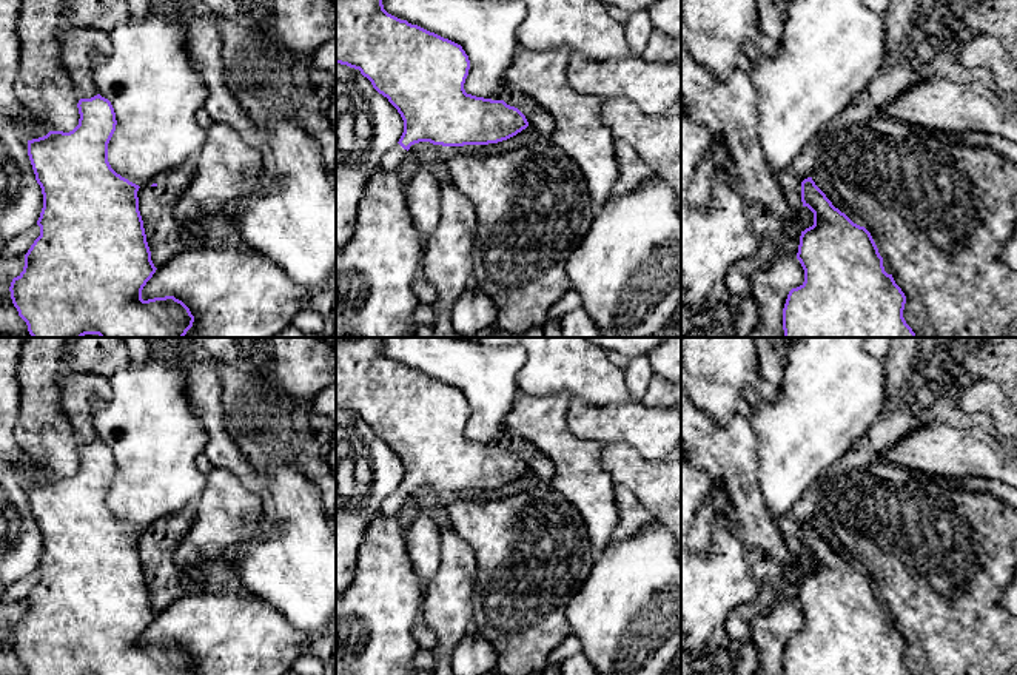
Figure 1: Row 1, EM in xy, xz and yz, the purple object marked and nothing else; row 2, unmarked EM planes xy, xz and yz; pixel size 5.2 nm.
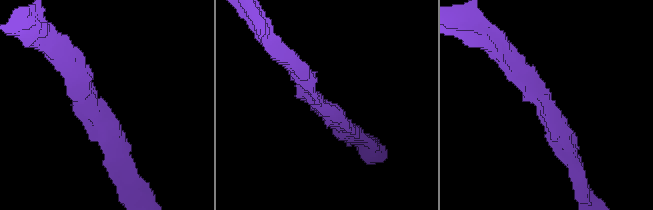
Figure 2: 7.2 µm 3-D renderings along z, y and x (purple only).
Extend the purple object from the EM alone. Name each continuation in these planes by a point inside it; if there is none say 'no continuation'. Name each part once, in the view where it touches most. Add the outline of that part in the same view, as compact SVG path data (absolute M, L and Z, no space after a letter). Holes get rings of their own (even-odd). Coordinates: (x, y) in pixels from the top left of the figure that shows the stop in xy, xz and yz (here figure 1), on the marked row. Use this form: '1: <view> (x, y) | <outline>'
1: xz (392, 159) | M399 143L394 145L391 149L388 149L382 159L381 159L381 166L385 171L394 171L396 168L401 166L401 163L407 159L408 151L404 149Z

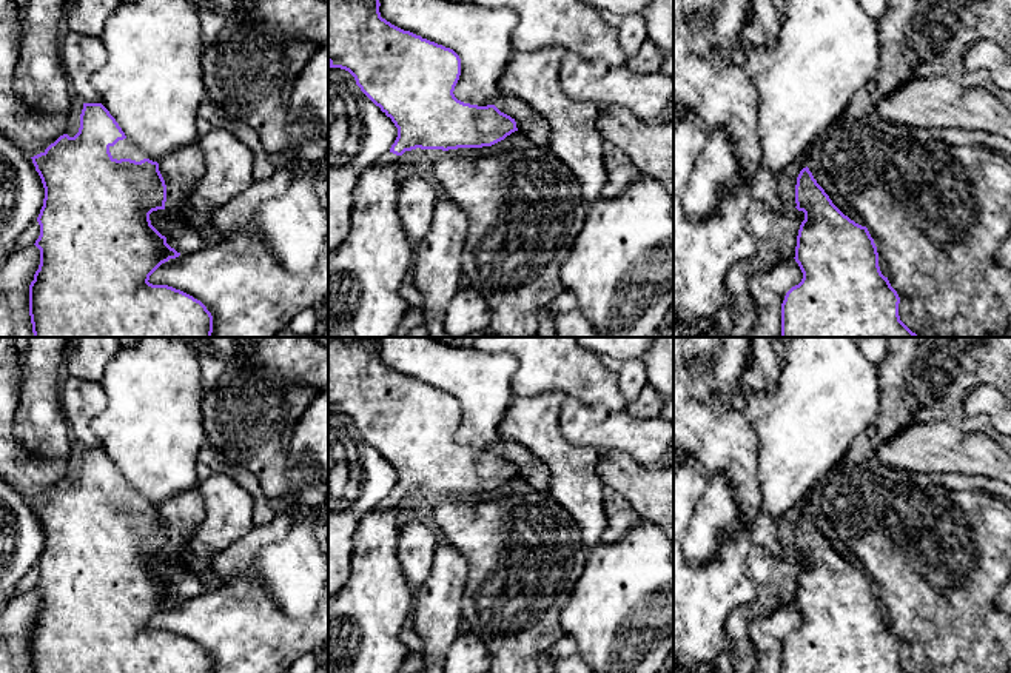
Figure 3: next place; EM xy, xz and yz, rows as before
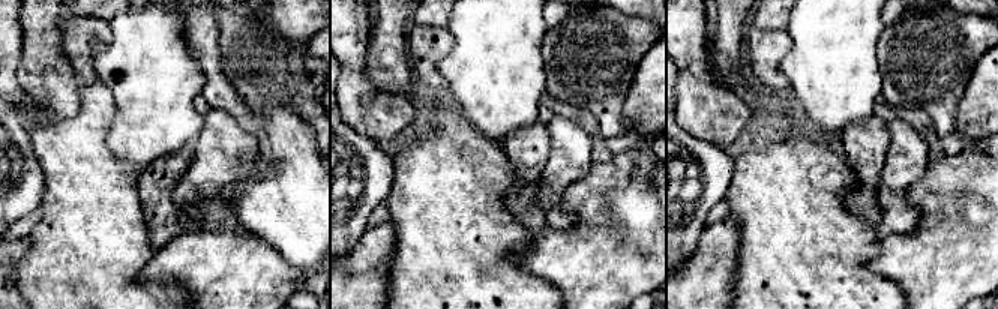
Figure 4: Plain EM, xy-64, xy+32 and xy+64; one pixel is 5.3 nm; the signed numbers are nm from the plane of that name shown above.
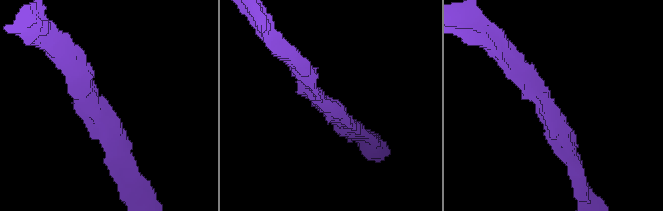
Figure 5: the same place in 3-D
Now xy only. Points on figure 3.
1: xy (124, 148) | M128 139L119 140L114 146L109 146L109 152L113 159L131 159L136 162L140 162L145 157L145 154L137 149Z

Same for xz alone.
1: xz (389, 157) | M405 151L402 156L396 156L393 152L385 152L384 156L381 156L378 160L376 160L376 165L384 168L387 165L391 165L395 162L398 162L401 157L407 157L410 151Z

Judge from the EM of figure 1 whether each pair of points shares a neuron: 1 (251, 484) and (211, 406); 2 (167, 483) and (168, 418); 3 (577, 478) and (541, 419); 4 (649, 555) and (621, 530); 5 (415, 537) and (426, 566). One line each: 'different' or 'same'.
1: same
2: same
3: same
4: different
5: same

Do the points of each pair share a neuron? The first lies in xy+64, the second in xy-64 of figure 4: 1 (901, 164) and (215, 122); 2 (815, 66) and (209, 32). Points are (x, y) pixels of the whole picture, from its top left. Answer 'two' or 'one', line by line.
1: one
2: two

